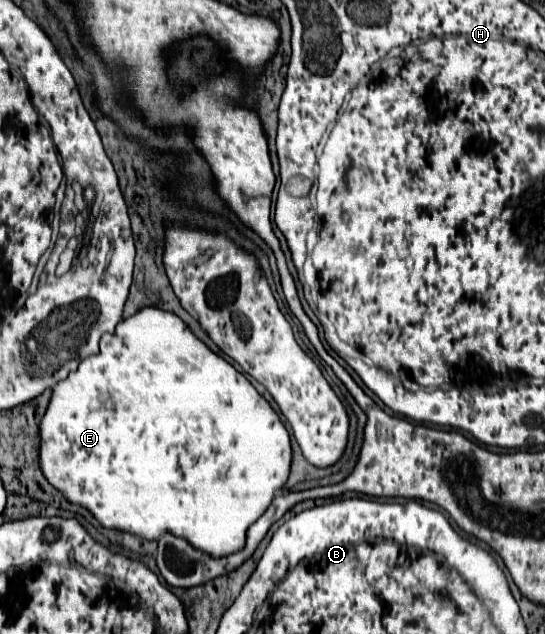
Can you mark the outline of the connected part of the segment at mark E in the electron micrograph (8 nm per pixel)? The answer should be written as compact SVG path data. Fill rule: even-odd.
M142 307L128 319L122 319L116 325L114 335L112 333L102 335L98 355L90 355L84 361L80 361L74 373L70 373L64 381L58 381L52 387L48 409L40 419L38 463L46 481L54 489L58 489L70 503L88 509L90 515L104 529L132 533L148 541L158 541L164 533L172 533L176 537L186 539L194 549L210 553L212 557L218 559L244 549L248 527L268 509L274 495L283 492L282 487L286 485L290 475L292 445L290 445L290 435L284 423L280 421L278 413L270 407L270 403L254 389L254 385L242 373L238 373L224 357L216 355L210 347L206 347L178 315L158 307Z

